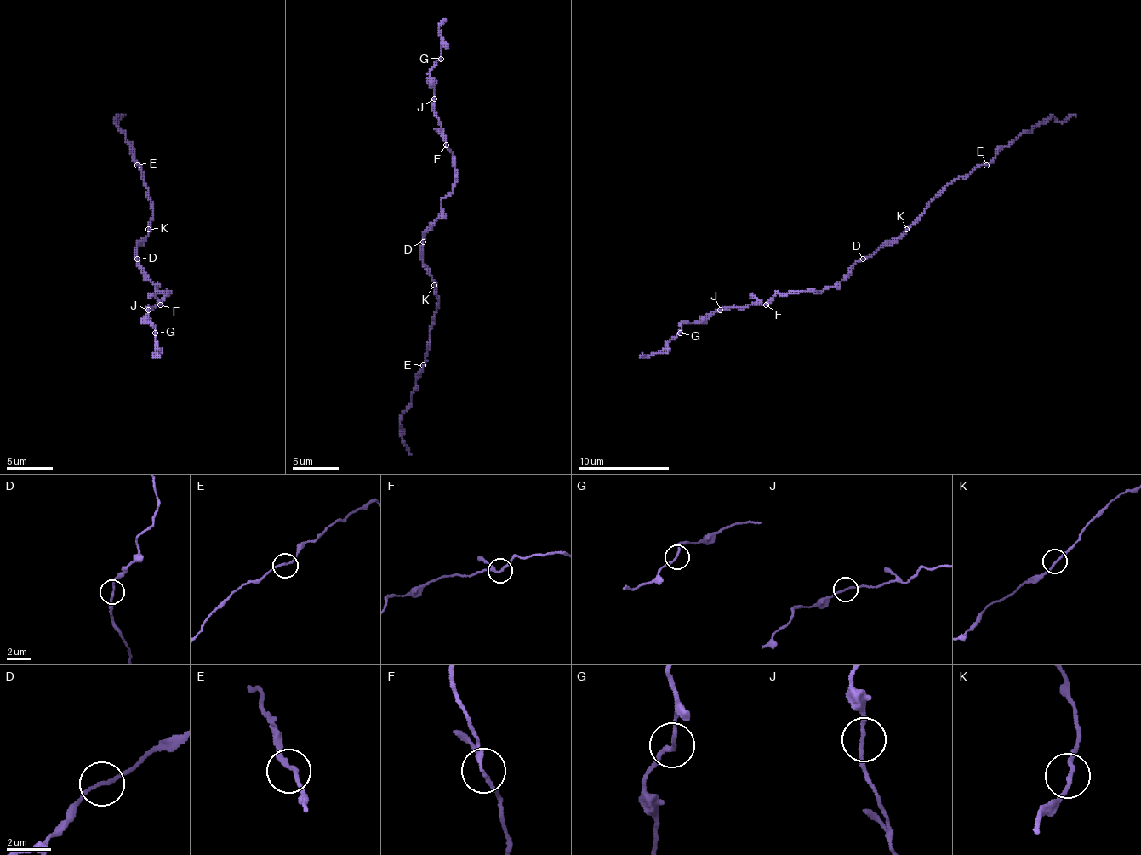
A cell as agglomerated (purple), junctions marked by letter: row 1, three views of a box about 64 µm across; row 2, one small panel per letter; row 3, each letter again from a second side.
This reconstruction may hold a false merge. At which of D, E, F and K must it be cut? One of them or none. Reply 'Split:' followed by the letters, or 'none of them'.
Split: none of them

